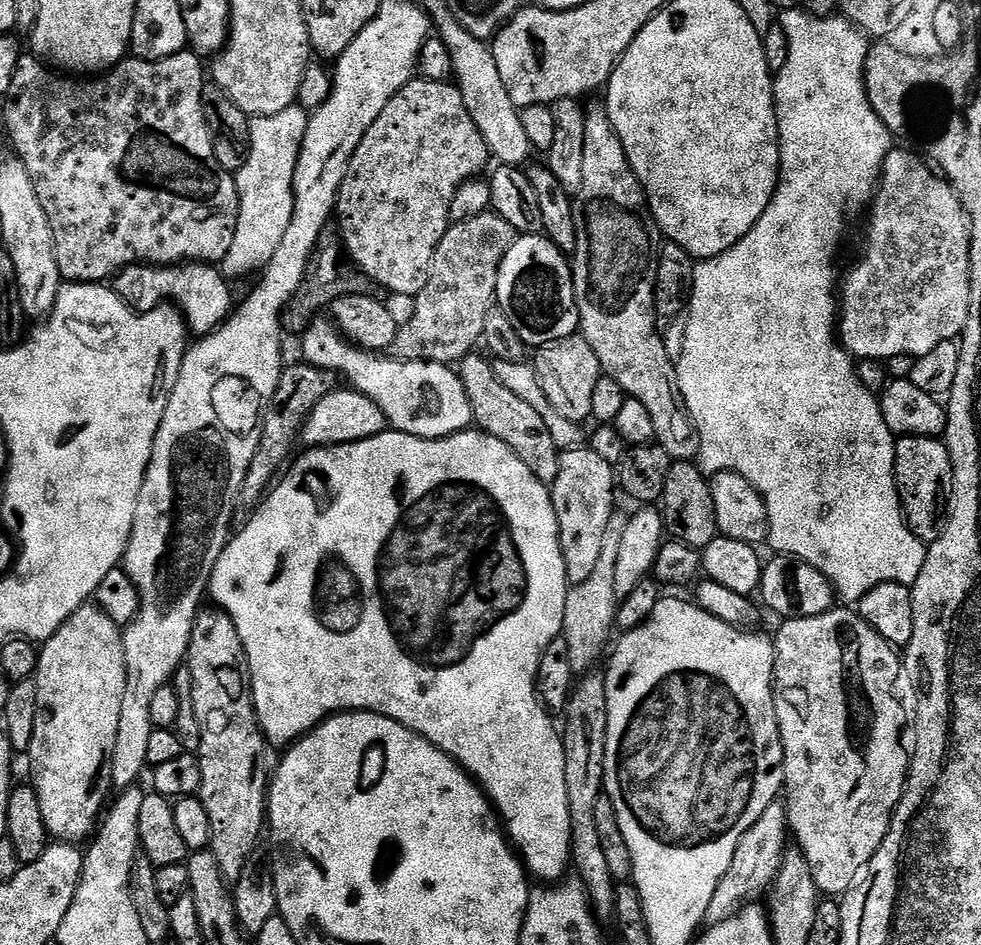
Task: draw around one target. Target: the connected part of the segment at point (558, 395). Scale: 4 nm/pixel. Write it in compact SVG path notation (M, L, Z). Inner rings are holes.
M583 334L567 336L558 342L545 344L543 348L535 349L536 376L540 379L539 391L562 414L562 418L570 418L570 422L578 425L585 423L592 415L590 401L594 398L594 386L598 386L602 375L598 354L590 350L590 342L586 342Z

